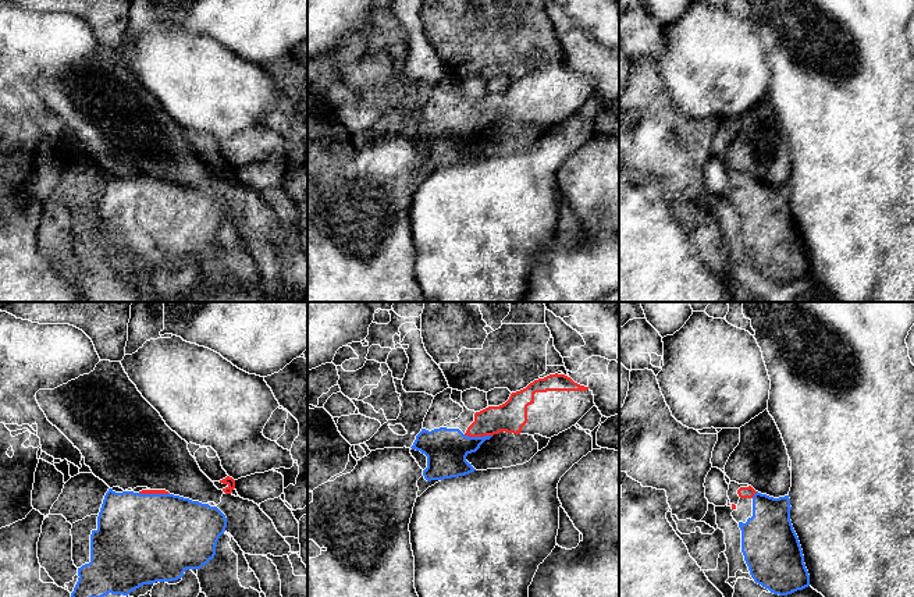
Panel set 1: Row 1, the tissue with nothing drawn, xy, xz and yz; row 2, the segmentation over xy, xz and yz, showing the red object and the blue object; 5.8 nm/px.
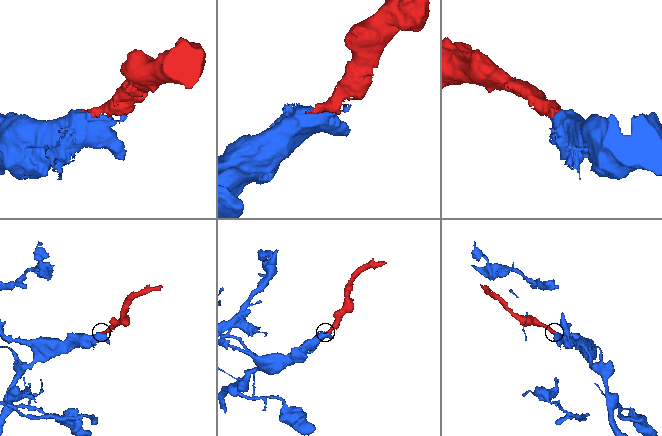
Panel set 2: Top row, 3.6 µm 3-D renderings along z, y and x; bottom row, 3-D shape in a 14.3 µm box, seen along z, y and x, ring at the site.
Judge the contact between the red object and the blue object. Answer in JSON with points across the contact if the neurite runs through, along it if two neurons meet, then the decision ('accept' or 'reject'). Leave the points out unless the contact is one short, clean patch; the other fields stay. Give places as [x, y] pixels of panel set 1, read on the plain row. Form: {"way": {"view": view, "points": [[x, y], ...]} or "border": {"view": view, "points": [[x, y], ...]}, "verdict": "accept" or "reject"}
{"way": {"view": "xz", "points": [[511, 105], [494, 107], [477, 124], [465, 132], [445, 137]]}, "verdict": "accept"}

